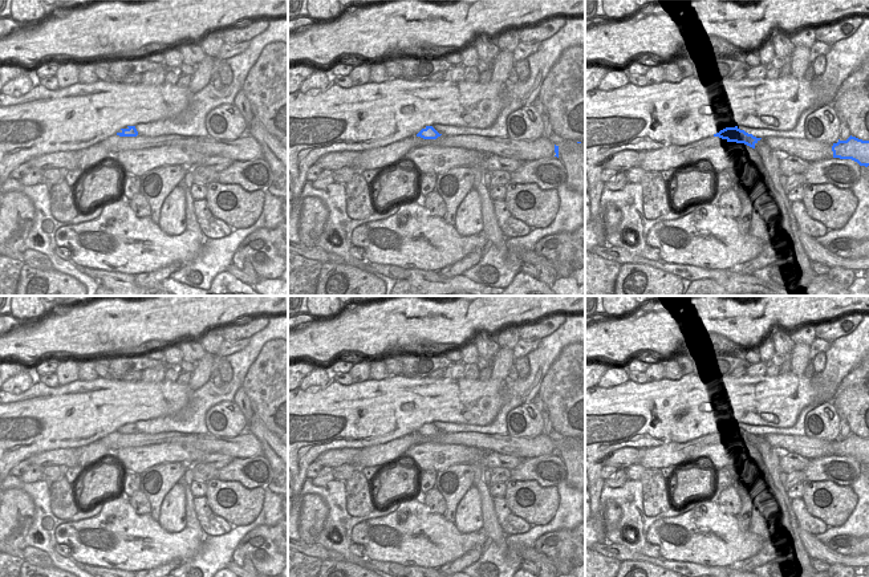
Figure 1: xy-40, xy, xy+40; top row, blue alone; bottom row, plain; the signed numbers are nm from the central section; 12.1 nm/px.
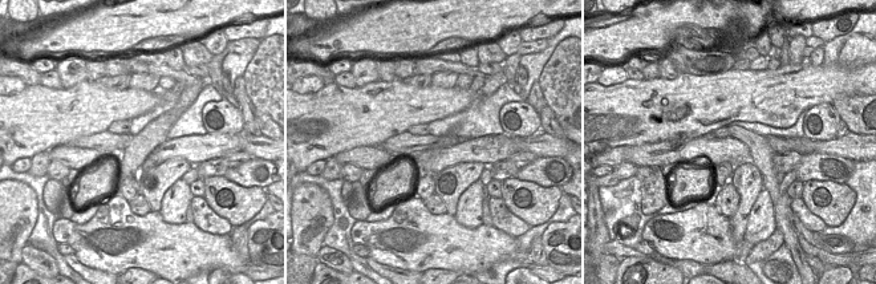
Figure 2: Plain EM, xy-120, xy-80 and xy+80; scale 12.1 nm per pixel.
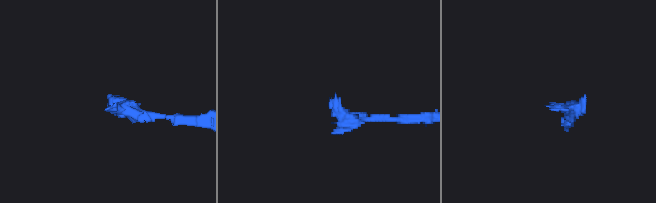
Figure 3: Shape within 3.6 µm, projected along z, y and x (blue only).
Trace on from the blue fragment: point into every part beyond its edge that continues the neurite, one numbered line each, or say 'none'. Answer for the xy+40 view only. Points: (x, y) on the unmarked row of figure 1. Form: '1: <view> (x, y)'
1: xy+40 (673, 454)

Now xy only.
1: xy (378, 455)

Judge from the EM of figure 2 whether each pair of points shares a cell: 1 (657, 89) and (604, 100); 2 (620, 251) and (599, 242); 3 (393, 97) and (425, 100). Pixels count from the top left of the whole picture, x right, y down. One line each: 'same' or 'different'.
1: same
2: different
3: same

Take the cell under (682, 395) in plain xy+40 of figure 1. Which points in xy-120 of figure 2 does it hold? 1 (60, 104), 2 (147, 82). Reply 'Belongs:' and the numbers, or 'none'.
Belongs: 1

